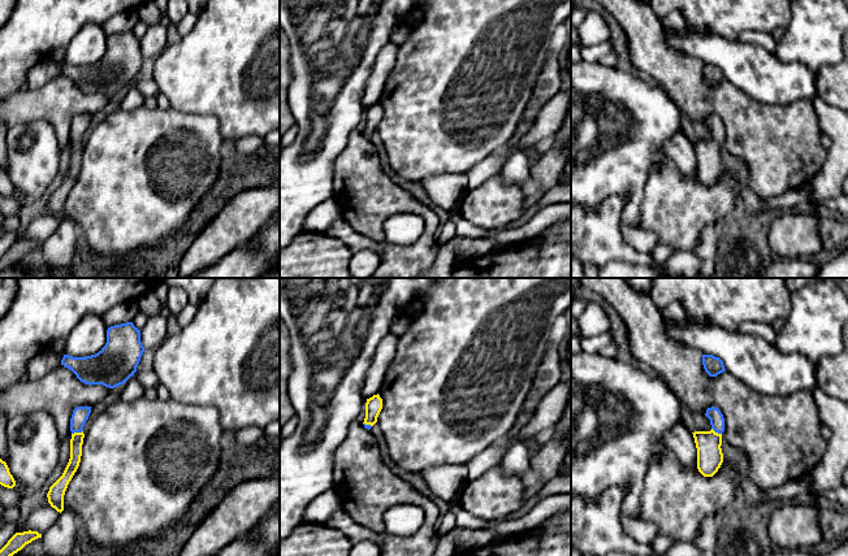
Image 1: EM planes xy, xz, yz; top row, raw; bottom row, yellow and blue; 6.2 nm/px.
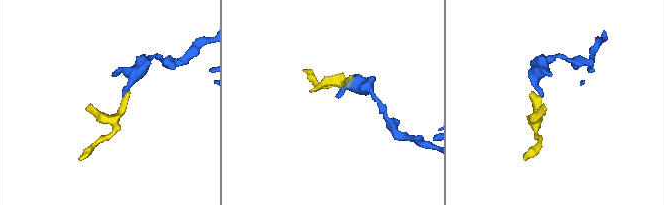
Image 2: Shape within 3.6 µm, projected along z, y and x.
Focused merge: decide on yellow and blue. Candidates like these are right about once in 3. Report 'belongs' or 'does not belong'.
belongs

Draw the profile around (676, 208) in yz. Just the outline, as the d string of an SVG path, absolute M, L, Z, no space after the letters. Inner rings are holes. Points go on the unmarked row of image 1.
M667 157L659 170L649 171L637 227L654 231L661 244L691 252L704 229L721 223L732 210L737 194L736 181L724 168L713 186L704 186L698 178L685 178Z

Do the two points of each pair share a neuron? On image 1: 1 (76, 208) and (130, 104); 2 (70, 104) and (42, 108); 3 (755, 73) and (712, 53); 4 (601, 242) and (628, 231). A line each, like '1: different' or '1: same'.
1: different
2: same
3: same
4: different

